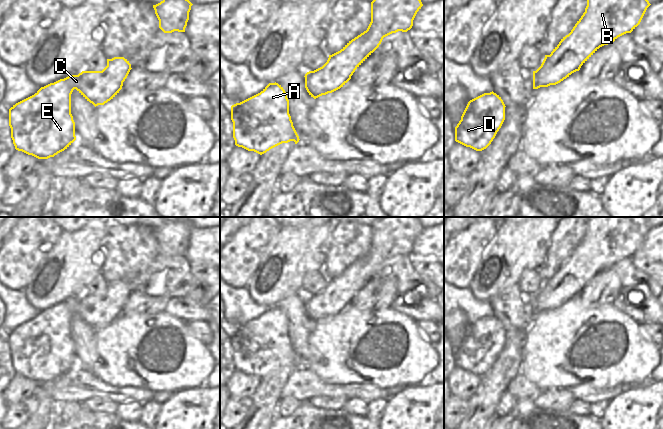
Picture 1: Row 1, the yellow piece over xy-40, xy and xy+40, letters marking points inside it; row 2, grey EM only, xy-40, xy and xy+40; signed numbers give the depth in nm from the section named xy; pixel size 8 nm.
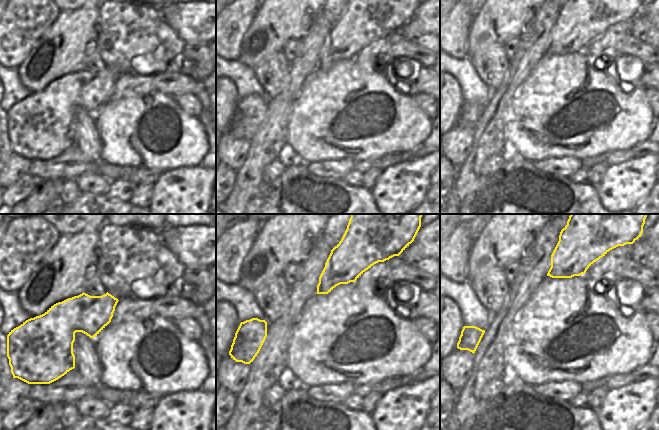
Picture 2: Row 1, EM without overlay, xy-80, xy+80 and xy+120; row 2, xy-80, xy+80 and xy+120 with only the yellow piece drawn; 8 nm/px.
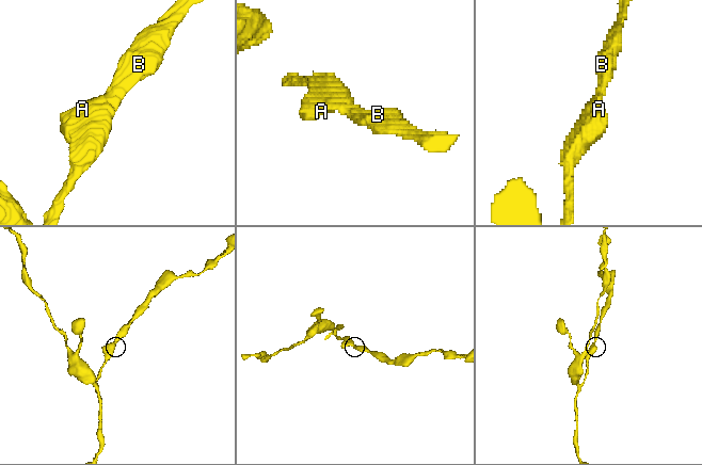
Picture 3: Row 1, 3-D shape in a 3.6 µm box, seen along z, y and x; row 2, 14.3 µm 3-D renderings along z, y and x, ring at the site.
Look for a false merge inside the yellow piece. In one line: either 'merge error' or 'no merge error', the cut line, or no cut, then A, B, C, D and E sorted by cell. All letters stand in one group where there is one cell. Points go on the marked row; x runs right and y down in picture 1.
no merge error | no cut | A B C D E

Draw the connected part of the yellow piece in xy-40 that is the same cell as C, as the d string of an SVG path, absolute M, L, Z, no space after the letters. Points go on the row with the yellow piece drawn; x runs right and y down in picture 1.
M124 57L107 59L107 66L102 71L82 71L78 75L70 75L54 83L41 87L34 95L16 103L9 109L9 126L15 149L38 159L48 159L67 149L75 140L75 122L71 114L71 94L76 89L87 101L95 107L104 105L113 99L122 89L131 64Z

